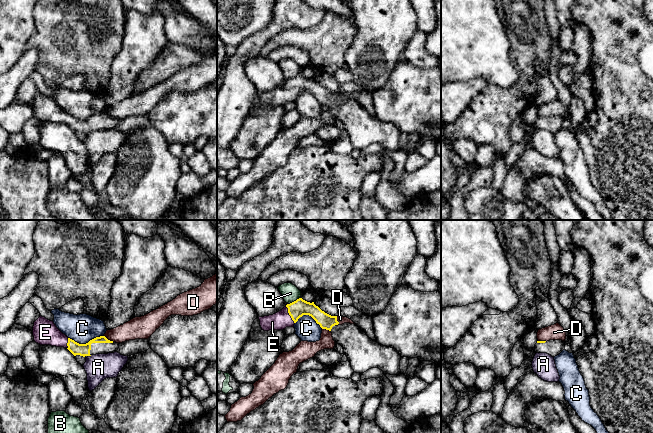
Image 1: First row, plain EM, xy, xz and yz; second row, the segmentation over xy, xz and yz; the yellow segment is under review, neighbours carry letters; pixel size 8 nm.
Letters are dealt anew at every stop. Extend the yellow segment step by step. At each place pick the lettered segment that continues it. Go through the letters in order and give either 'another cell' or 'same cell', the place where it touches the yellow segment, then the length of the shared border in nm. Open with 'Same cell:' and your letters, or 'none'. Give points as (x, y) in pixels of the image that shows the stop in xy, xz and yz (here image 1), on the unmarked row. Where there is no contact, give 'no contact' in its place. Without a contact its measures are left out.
Same cell: E
A: another cell | xy (89, 131) | 30 nm
B: another cell | xz (294, 77) | 120 nm
C: another cell | xy (86, 119) | 280 nm
D: another cell | xz (338, 98) | 80 nm
E: same cell | xz (289, 90) | 160 nm

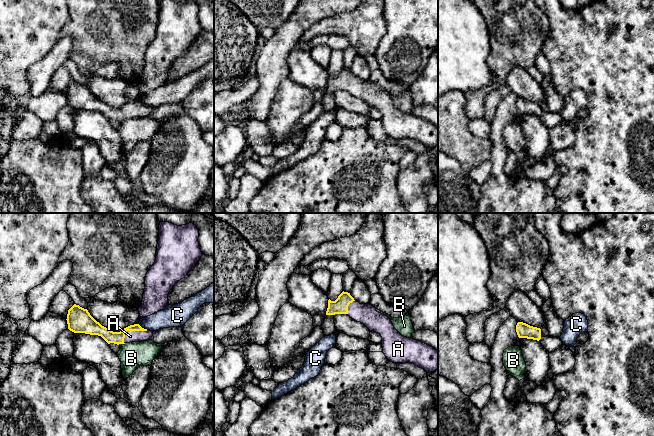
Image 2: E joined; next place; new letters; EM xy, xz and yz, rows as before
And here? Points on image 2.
Same cell: A
A: same cell | xy (131, 106) | 220 nm
B: another cell | xy (123, 119) | 30 nm
C: another cell | xy (143, 104) | 90 nm

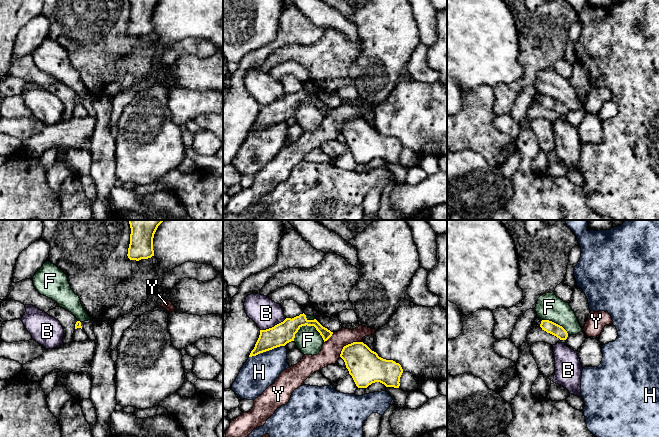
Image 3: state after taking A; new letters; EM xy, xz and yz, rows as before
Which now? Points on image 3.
Same cell: none
B: another cell | xz (274, 102) | 240 nm
F: another cell | xz (309, 101) | 260 nm
H: another cell | xz (266, 126) | 300 nm
Y: another cell | xz (348, 120) | 220 nm

